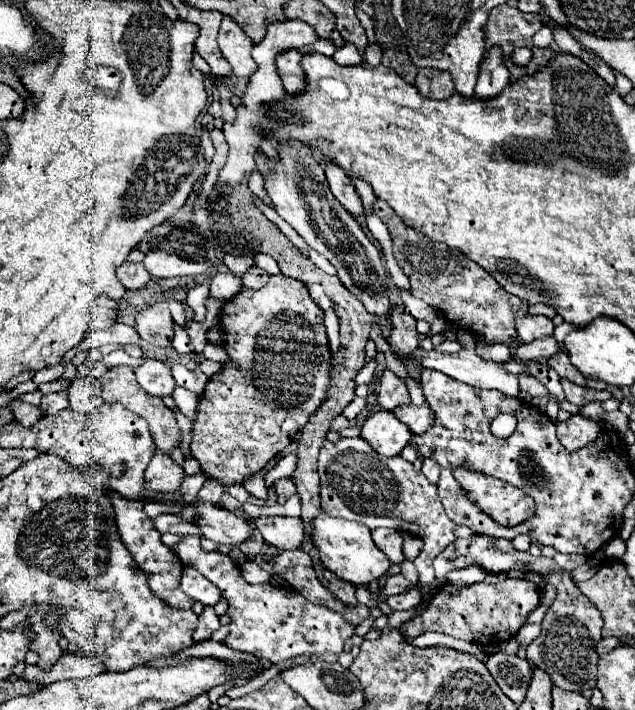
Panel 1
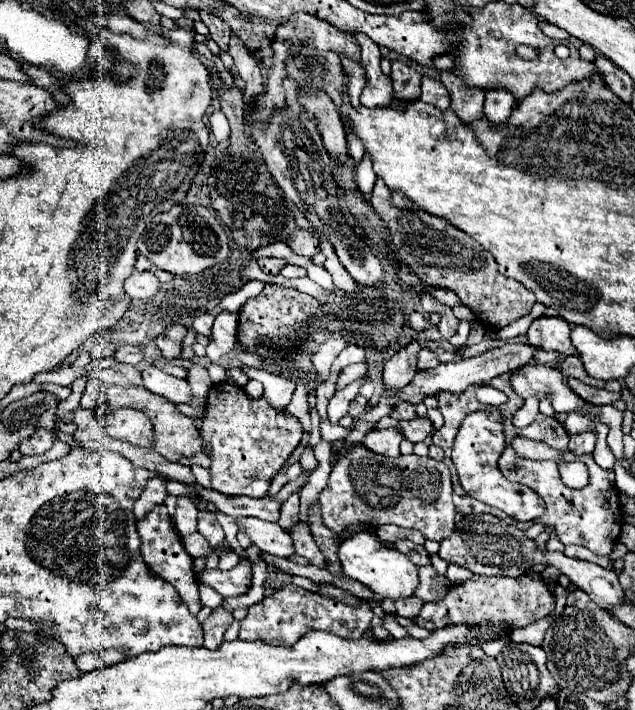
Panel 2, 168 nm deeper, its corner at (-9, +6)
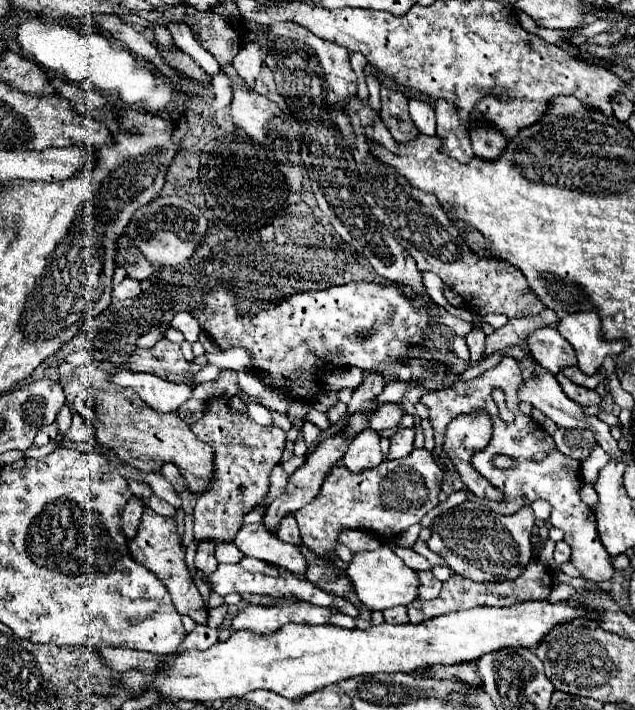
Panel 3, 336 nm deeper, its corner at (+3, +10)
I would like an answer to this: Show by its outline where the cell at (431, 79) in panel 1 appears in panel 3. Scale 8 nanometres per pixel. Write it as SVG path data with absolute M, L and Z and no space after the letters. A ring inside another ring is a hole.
M410 98L410 116L422 134L428 136L436 134L436 114L430 102L424 102L420 98Z

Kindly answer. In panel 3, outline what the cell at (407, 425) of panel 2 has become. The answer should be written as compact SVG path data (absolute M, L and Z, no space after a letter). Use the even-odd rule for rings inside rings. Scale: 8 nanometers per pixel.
M400 428L392 438L390 438L392 446L390 452L386 456L386 460L394 460L394 458L402 458L408 456L412 452L412 442L414 442L414 428Z

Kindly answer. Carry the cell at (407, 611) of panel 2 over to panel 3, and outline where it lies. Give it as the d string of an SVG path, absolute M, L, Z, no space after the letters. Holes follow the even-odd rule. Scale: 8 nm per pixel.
M388 608L388 610L384 610L384 620L388 624L404 624L404 622L408 622L406 608Z

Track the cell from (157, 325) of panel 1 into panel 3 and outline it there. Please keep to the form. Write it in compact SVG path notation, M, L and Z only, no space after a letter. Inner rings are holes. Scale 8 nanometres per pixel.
M168 338L158 340L148 350L136 348L134 354L128 356L128 366L136 372L150 372L154 376L160 376L172 382L194 384L190 364L182 356L180 346L172 344Z

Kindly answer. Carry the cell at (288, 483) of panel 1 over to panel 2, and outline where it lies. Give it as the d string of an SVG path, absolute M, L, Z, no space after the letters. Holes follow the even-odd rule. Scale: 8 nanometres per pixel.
M292 494L284 504L282 504L282 514L278 520L280 528L290 532L292 526L298 524L298 494Z

